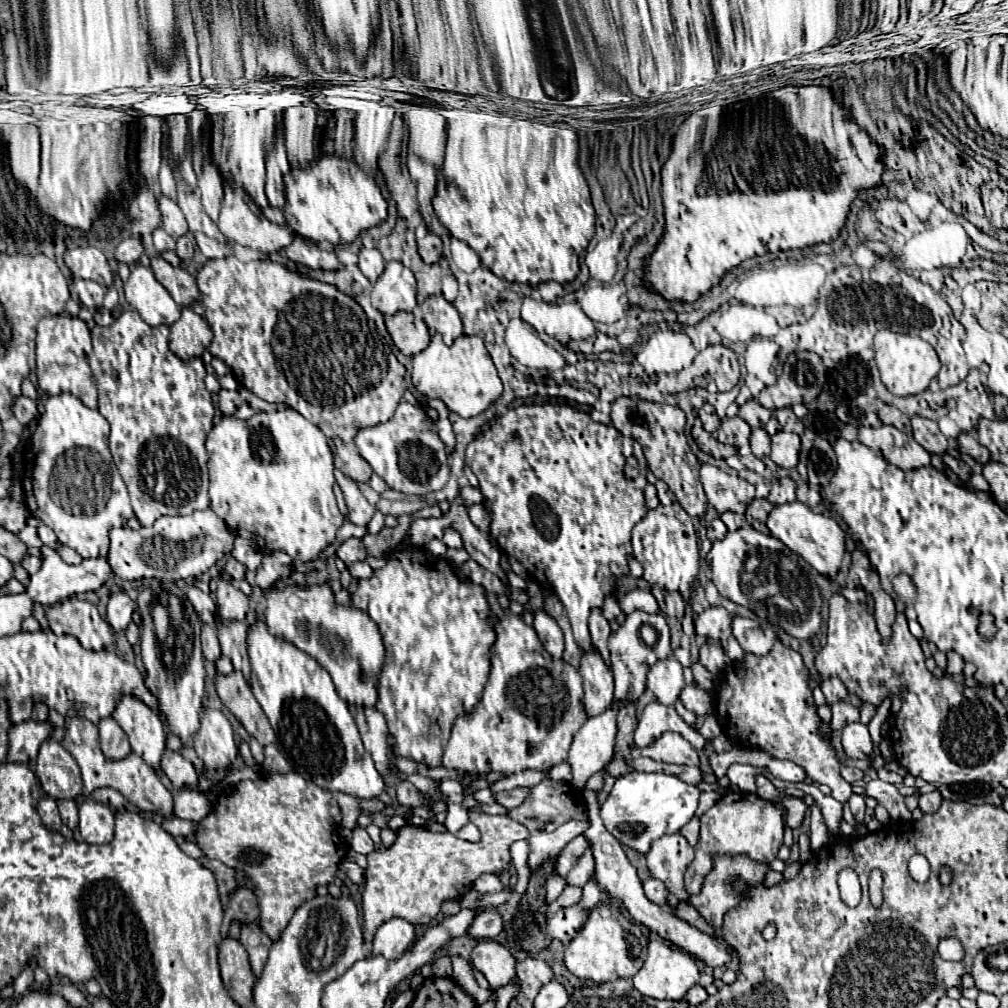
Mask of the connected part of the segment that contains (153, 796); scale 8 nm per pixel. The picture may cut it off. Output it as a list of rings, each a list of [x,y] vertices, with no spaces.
[[[67,718],[67,734],[65,734],[65,740],[63,740],[63,748],[79,764],[85,792],[93,792],[95,788],[107,786],[107,788],[113,788],[113,790],[121,792],[127,798],[129,804],[137,806],[143,812],[159,814],[163,818],[173,814],[173,794],[161,784],[161,780],[157,778],[153,768],[147,766],[145,760],[137,754],[129,754],[123,760],[107,760],[101,754],[99,732],[97,732],[97,726],[93,722],[83,720],[83,718]]]

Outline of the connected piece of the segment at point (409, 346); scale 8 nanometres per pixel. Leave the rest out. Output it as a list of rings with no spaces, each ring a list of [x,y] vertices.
[[[397,312],[385,318],[385,326],[393,338],[393,344],[405,356],[415,356],[429,344],[429,330],[425,322],[409,312]]]

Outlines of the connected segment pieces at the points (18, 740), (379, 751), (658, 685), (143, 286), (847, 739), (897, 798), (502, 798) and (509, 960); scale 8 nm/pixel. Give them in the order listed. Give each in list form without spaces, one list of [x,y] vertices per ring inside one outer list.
[[[27,720],[11,728],[9,732],[9,756],[7,762],[27,764],[31,758],[37,756],[39,744],[47,740],[53,732],[53,724],[49,720],[35,722]]]
[[[355,708],[355,722],[357,722],[357,728],[361,732],[363,744],[375,762],[375,768],[379,770],[379,774],[383,778],[387,778],[389,776],[387,770],[389,770],[391,762],[387,756],[387,722],[385,722],[385,716],[375,708],[371,708],[371,710]]]
[[[673,656],[659,660],[647,674],[647,688],[653,690],[661,704],[673,704],[685,688],[683,666]]]
[[[141,264],[131,268],[131,276],[125,282],[125,298],[149,326],[171,326],[181,316],[181,308],[155,278],[153,270]]]
[[[861,722],[845,726],[843,728],[843,750],[849,758],[869,758],[873,750],[873,742],[867,732],[867,726],[863,726]]]
[[[871,780],[865,786],[865,794],[875,798],[881,806],[885,806],[891,820],[895,820],[895,822],[909,822],[911,820],[911,812],[905,806],[903,796],[899,794],[899,790],[893,784],[883,782],[883,780]]]
[[[513,788],[513,790],[507,790],[507,792],[497,792],[495,794],[495,802],[505,806],[505,808],[515,808],[515,806],[519,806],[527,798],[527,794],[529,794],[529,790]]]
[[[479,940],[471,952],[471,962],[485,974],[493,990],[509,984],[515,978],[515,958],[495,940]]]

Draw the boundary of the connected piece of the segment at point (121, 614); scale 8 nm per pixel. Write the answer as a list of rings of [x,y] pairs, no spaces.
[[[125,592],[111,594],[109,604],[107,604],[107,622],[111,624],[115,632],[125,630],[127,624],[131,622],[133,610],[135,610],[135,602]]]

